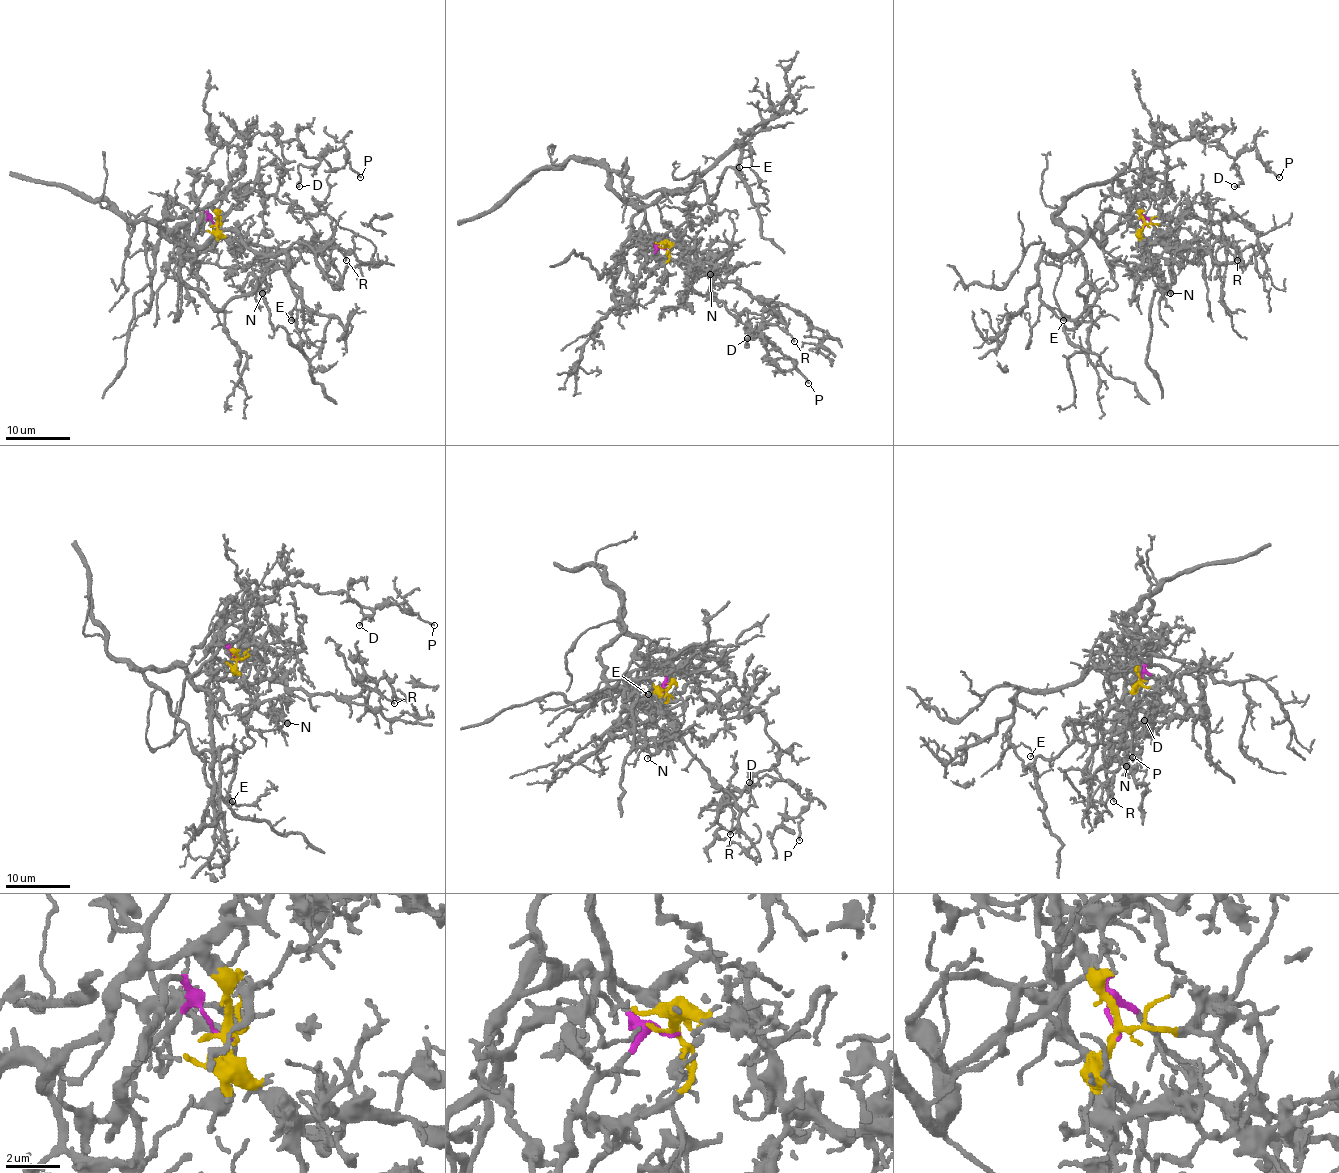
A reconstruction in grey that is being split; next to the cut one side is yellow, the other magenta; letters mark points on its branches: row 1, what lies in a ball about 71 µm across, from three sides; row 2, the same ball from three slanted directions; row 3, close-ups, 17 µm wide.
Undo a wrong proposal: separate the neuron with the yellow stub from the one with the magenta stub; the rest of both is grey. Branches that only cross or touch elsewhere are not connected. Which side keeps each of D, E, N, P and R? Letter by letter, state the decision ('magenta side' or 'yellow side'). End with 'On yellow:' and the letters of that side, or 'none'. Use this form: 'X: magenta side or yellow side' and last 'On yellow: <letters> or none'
D: yellow side
E: magenta side
N: yellow side
P: yellow side
R: yellow side
On yellow: D, N, P, R

